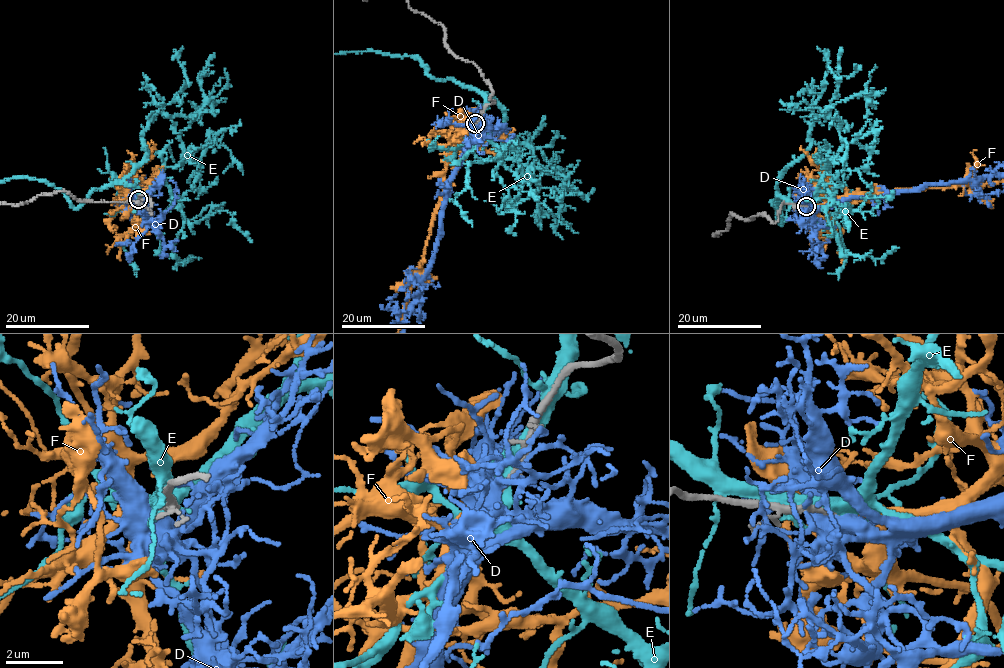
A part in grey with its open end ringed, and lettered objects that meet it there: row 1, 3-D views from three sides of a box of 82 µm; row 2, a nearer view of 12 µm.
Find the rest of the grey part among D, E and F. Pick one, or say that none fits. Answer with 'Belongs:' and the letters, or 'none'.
Belongs: F

